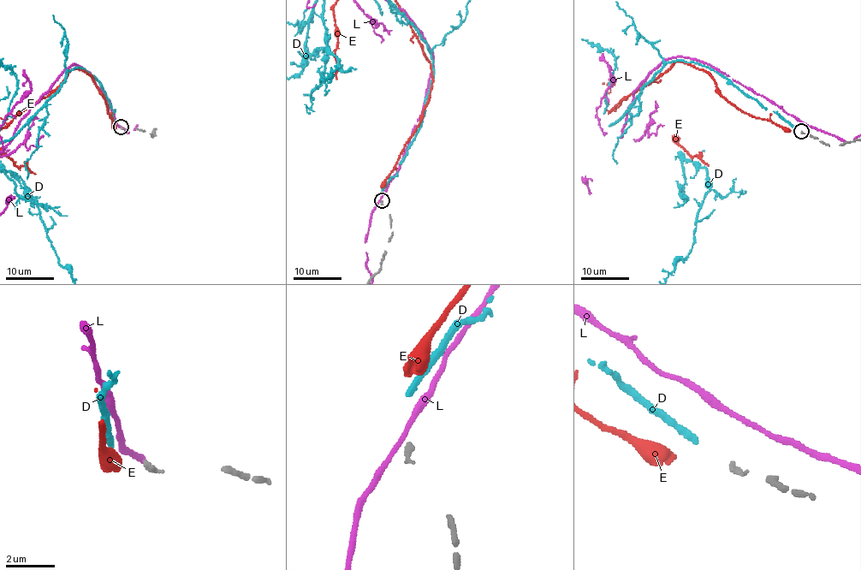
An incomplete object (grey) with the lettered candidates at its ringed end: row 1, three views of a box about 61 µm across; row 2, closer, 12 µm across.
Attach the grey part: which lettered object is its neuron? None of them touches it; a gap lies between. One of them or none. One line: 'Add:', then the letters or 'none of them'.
Add: D

